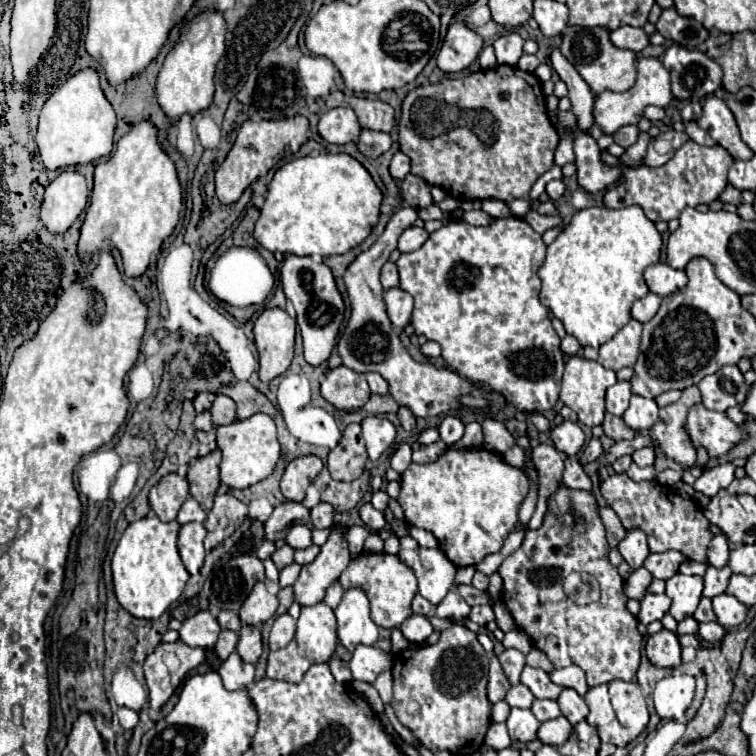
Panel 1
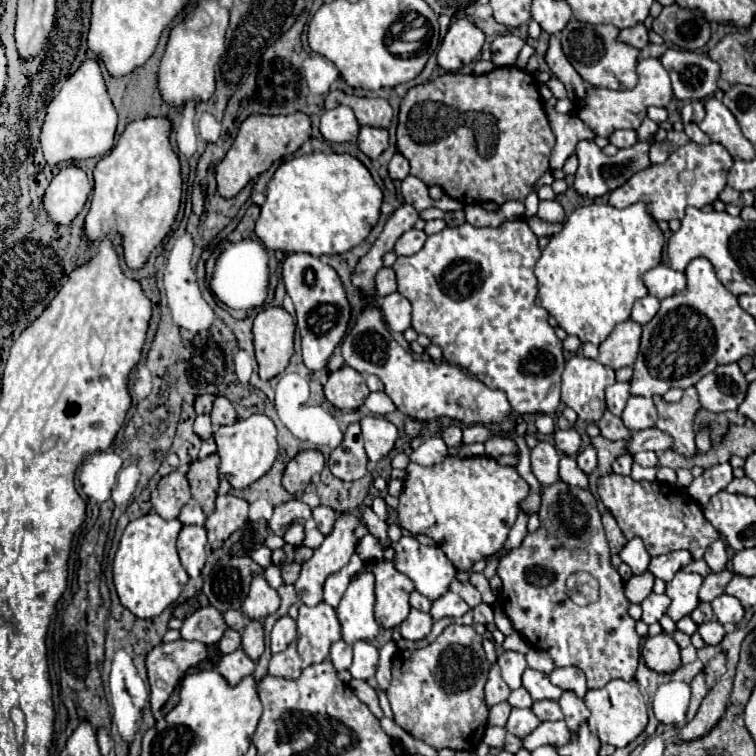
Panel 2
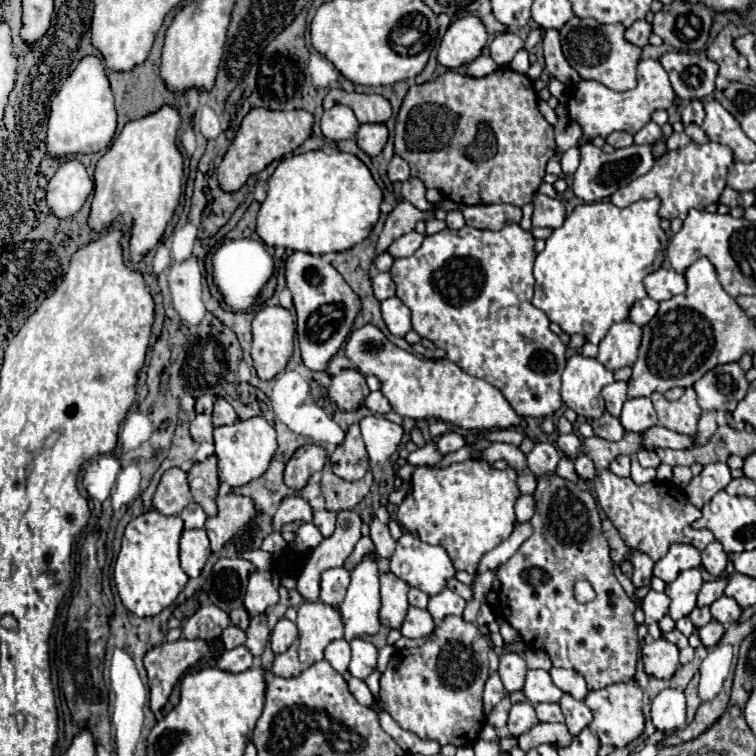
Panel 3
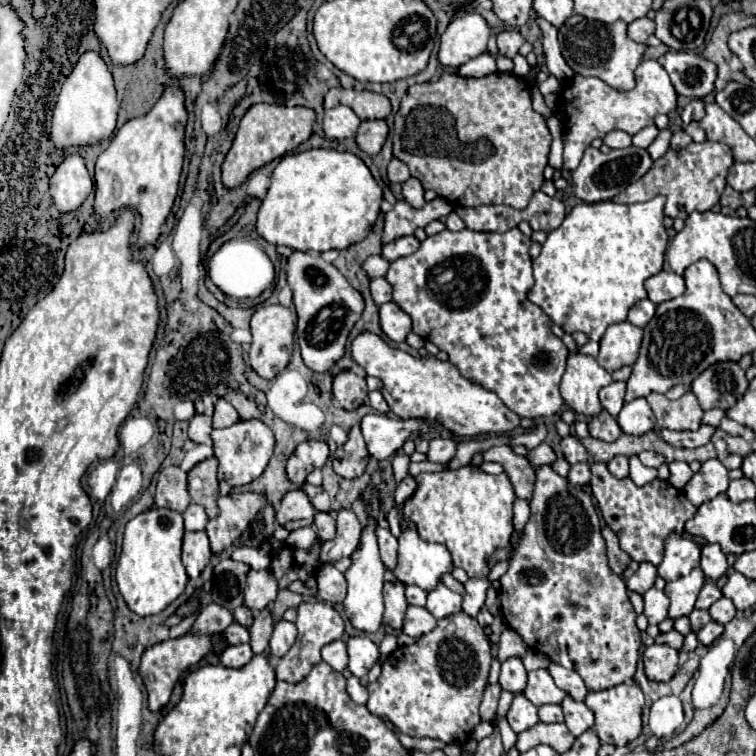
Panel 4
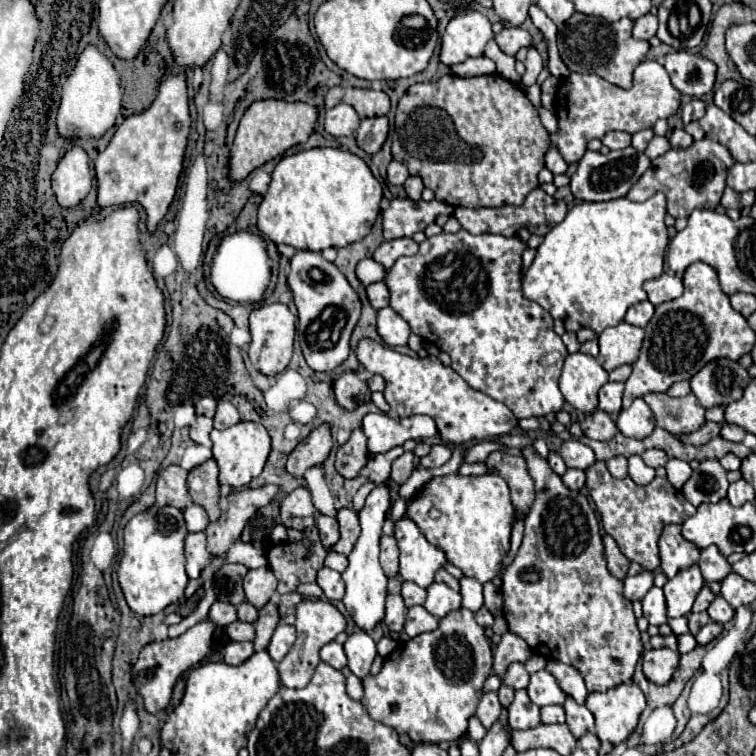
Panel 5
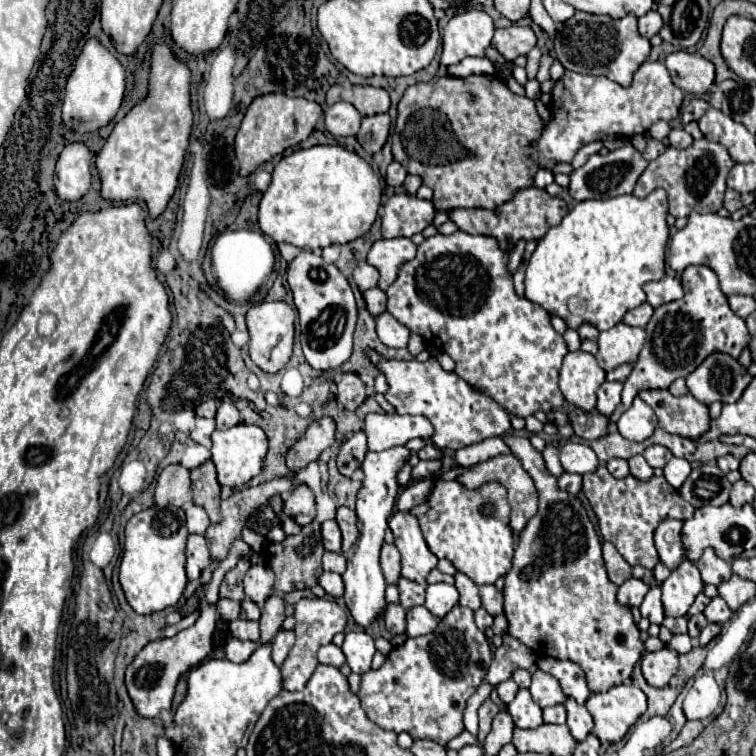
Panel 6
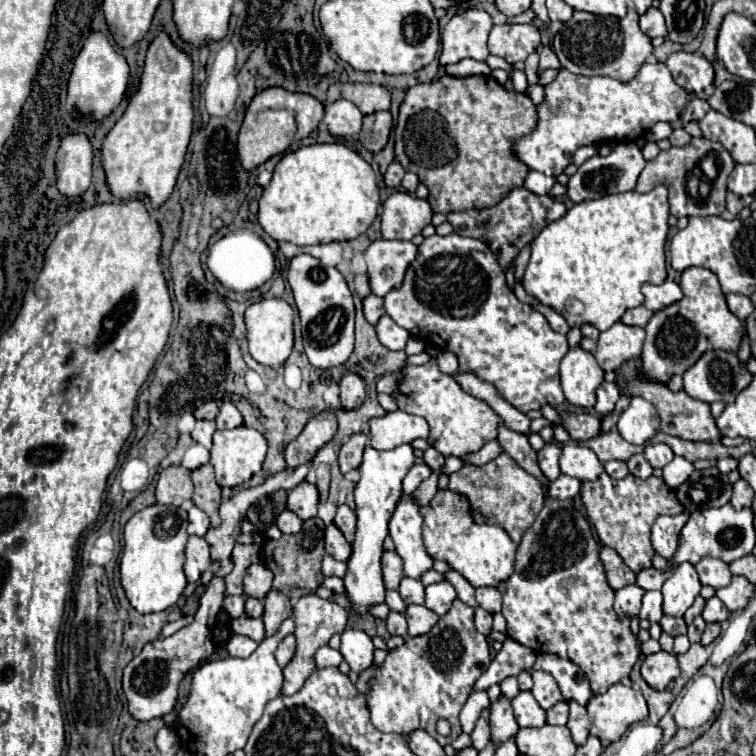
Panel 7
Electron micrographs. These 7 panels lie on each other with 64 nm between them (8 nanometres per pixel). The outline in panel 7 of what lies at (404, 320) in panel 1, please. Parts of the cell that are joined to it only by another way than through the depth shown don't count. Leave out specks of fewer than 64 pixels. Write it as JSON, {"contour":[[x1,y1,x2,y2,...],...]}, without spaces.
{"contour":[[382,316,380,322,376,324,376,334,378,340,388,348,388,350,404,350,410,334,400,328,390,316]]}

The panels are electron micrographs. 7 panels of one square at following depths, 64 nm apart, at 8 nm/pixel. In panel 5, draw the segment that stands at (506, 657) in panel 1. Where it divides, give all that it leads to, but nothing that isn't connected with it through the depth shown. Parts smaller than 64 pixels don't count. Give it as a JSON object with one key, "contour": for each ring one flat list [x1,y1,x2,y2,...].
{"contour":[[514,662,514,664,510,664,510,668,506,670,502,682,518,690,518,688,526,688,526,686,528,686,528,680,530,680,530,676,528,676,526,668,524,668,522,664]]}

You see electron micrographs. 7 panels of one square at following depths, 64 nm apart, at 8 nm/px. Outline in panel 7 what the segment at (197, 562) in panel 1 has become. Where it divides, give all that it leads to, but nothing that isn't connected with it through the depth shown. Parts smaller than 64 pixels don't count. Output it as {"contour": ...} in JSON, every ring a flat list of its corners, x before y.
{"contour":[[190,536,188,546,186,546,186,564,184,564,184,574,188,582,198,582,202,572,212,564,210,560,210,548,204,538,200,536]]}

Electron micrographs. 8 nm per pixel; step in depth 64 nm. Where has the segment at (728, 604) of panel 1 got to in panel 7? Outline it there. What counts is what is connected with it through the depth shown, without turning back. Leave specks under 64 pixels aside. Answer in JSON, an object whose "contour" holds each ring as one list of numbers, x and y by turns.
{"contour":[[712,596,710,600,706,600,706,606,702,610,702,618,706,622,726,622,730,618,730,612,716,596]]}

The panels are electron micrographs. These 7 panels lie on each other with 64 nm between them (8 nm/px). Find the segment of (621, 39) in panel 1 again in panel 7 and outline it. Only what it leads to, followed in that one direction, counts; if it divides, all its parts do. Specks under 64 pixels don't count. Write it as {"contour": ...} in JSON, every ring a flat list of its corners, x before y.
{"contour":[[648,8,646,14,640,16,640,28,644,34,648,34,650,38,656,36,666,36,666,24,664,24,664,16,658,8]]}

